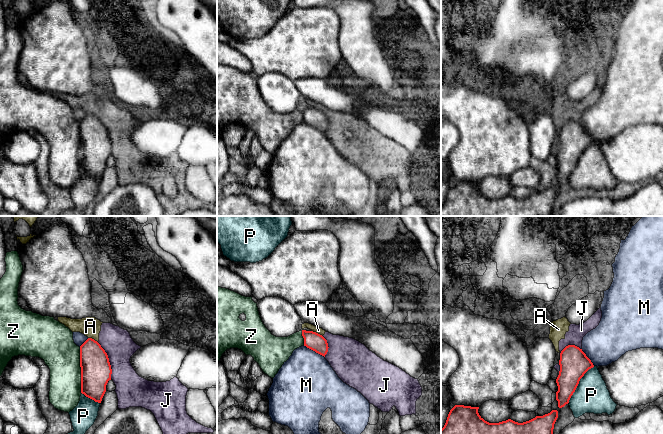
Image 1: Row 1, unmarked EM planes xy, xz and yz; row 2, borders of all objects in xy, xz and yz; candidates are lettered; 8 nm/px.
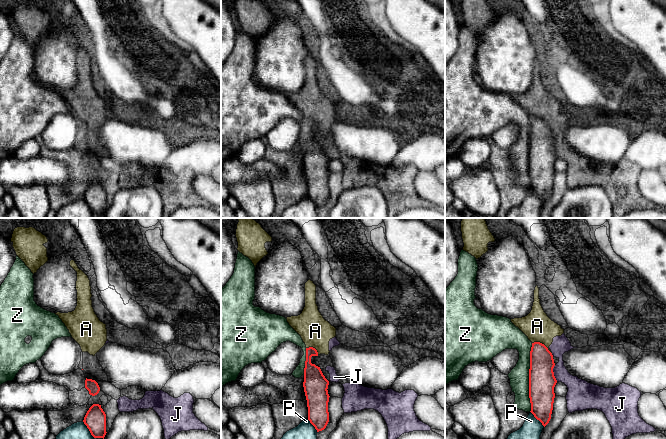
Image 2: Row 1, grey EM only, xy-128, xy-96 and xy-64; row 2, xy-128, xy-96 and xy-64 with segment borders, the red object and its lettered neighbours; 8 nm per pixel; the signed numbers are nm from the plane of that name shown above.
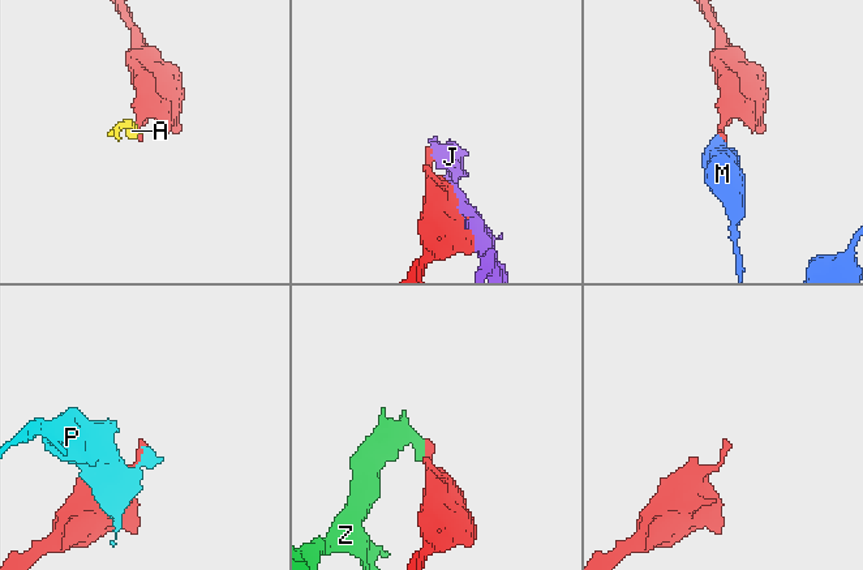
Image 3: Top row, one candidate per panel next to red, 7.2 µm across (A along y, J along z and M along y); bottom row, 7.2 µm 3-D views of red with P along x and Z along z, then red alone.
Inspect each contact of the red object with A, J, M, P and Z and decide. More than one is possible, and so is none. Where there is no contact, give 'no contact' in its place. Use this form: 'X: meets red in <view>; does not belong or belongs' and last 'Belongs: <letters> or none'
A: meets red in xz; does not belong
J: meets red in xy; does not belong
M: meets red in xz; does not belong
P: meets red in yz; does not belong
Z: meets red in xy; does not belong
Belongs: none

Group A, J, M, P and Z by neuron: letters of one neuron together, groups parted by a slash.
A J / M / P / Z

